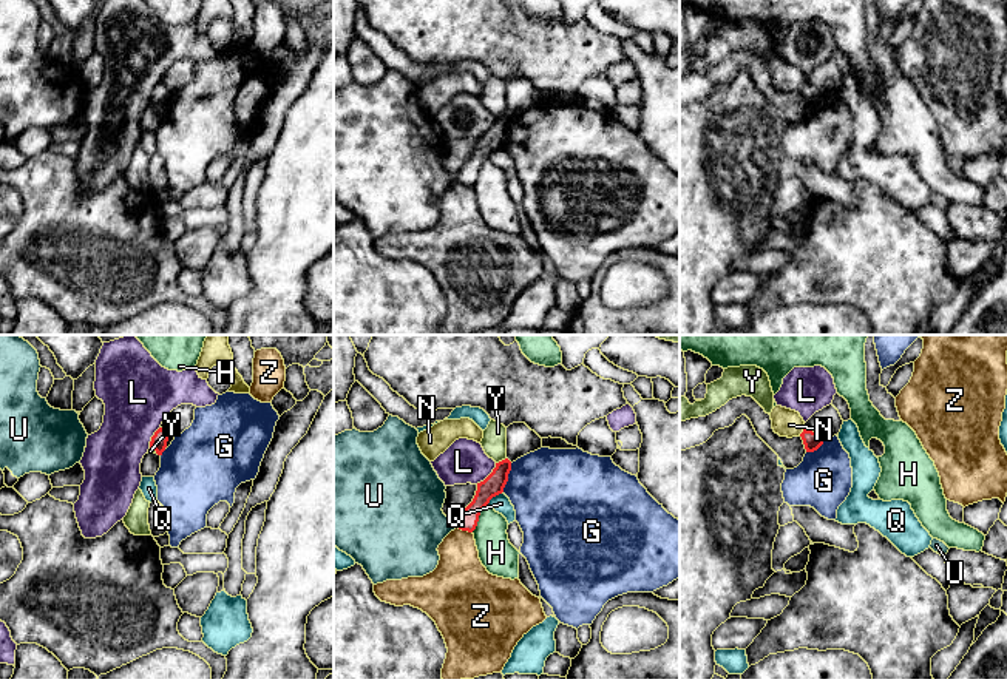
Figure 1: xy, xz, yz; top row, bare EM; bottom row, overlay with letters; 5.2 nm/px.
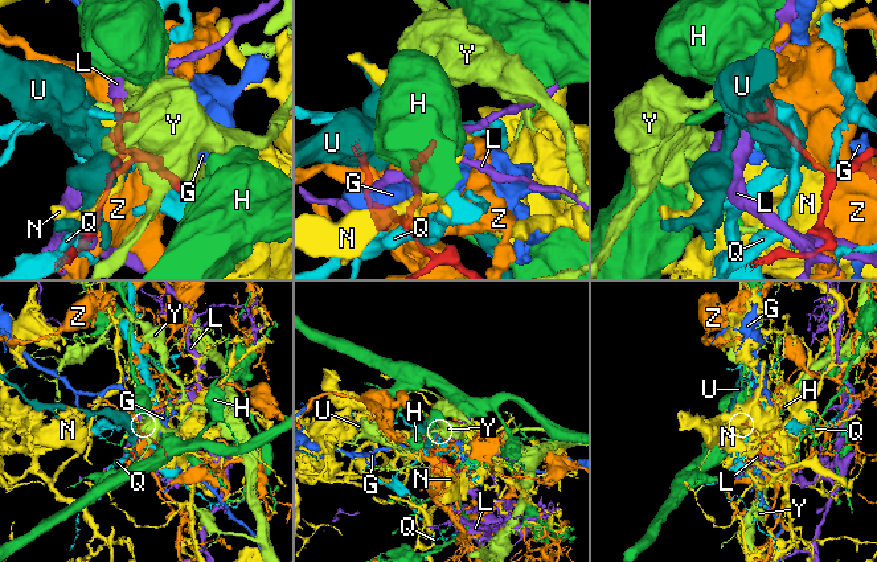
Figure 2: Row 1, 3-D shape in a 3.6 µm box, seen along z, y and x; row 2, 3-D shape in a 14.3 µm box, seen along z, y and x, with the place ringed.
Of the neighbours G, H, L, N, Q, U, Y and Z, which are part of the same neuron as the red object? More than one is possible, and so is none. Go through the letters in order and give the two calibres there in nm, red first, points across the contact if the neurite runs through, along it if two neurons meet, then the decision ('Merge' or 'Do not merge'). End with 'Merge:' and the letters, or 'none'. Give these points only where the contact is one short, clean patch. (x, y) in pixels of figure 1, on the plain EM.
G: Thickness 110 nm (red) against 440 nm. Boundary: xz (511, 118), (508, 135), (502, 145). Do not merge
H: Thickness 110 nm (red) against 180 nm. Do not merge
L: Thickness 110 nm (red) against 220 nm. Do not merge
N: Thickness 90 nm (red) against 140 nm. Boundary: yz (803, 82), (799, 88). Do not merge
Q: Thickness 110 nm (red) against 100 nm. Do not merge
U: Thickness 100 nm (red) against 380 nm. Do not merge
Y: Thickness 110 nm (red) against 130 nm. Boundary: xz (505, 111), (496, 118). Do not merge
Z: Thickness 100 nm (red) against 260 nm. Do not merge
Merge: none

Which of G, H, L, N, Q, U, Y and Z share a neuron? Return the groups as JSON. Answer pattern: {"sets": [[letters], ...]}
{"sets": [["G"], ["H"], ["L"], ["N"], ["Q"], ["U"], ["Y"], ["Z"]]}

